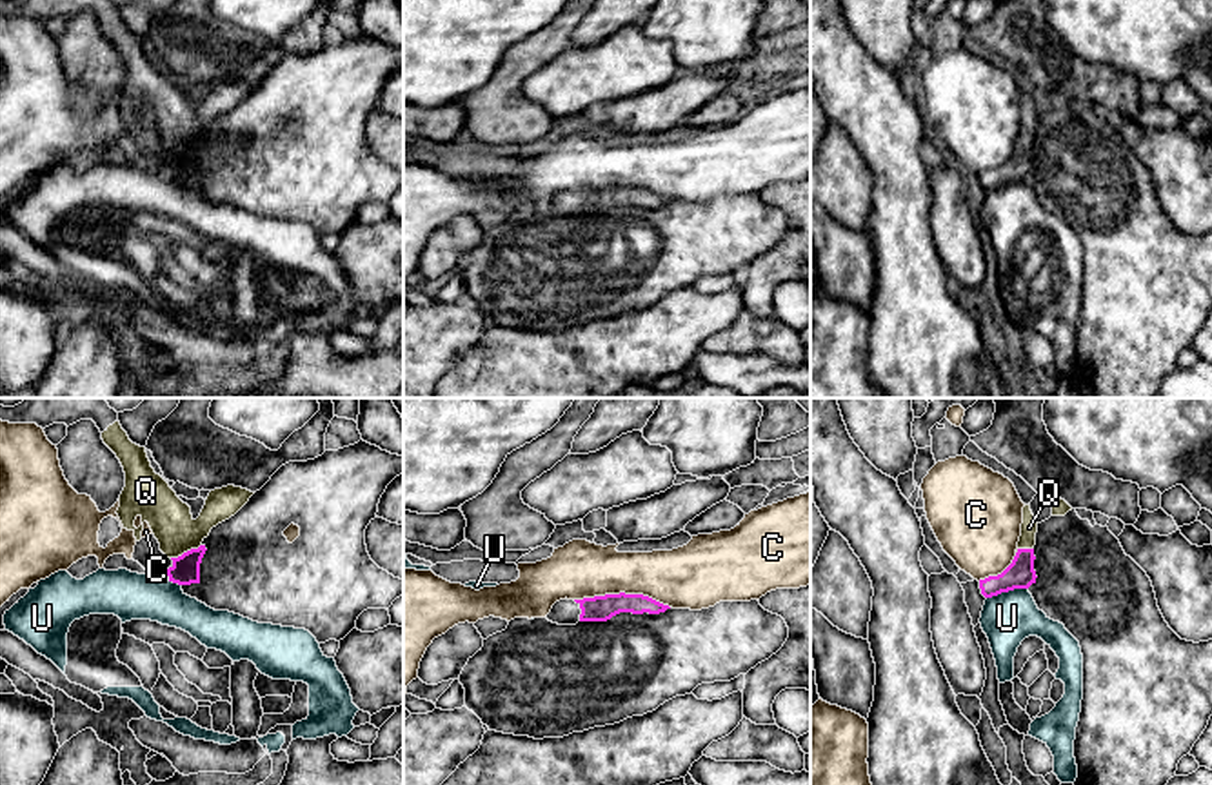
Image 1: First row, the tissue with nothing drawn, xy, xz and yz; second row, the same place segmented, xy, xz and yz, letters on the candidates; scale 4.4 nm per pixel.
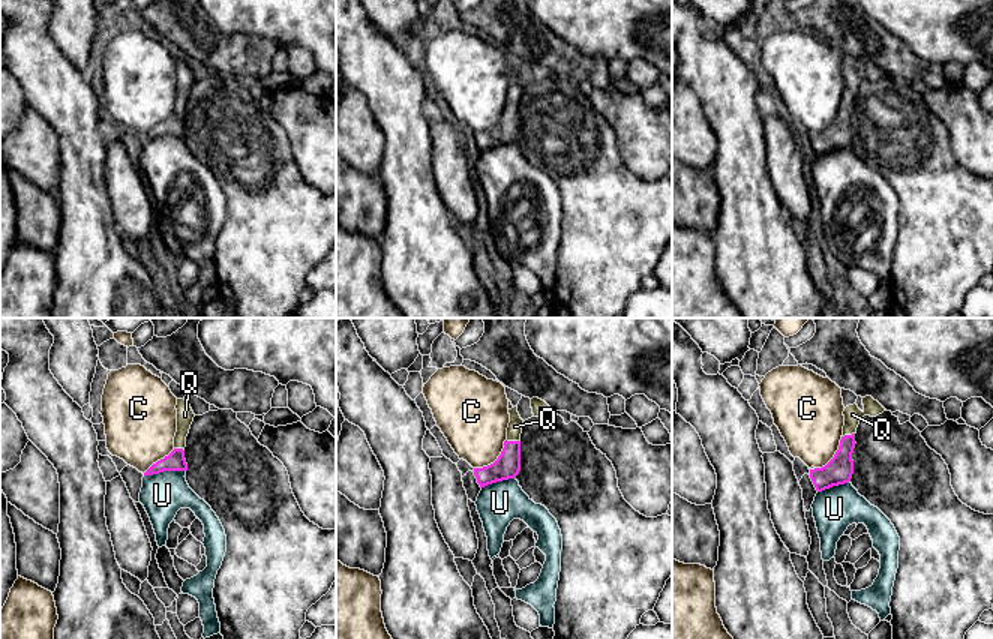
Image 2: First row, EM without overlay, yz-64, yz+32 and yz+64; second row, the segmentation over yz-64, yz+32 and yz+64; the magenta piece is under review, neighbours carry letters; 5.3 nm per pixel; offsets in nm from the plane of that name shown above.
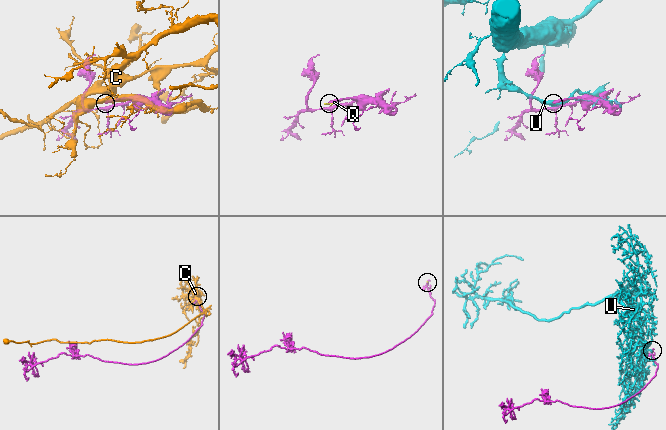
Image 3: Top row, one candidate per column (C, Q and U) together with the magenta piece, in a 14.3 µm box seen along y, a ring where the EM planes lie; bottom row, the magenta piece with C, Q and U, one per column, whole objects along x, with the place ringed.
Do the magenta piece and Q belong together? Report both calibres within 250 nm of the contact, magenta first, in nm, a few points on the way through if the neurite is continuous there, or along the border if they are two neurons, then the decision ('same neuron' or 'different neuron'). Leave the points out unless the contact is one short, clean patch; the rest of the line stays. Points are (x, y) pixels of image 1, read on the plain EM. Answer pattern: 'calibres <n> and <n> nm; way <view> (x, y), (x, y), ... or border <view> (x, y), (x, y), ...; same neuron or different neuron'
calibres 130 and 190 nm; way xy (186, 162), (188, 144), (171, 115); same neuron

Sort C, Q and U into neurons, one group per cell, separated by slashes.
C / Q / U

